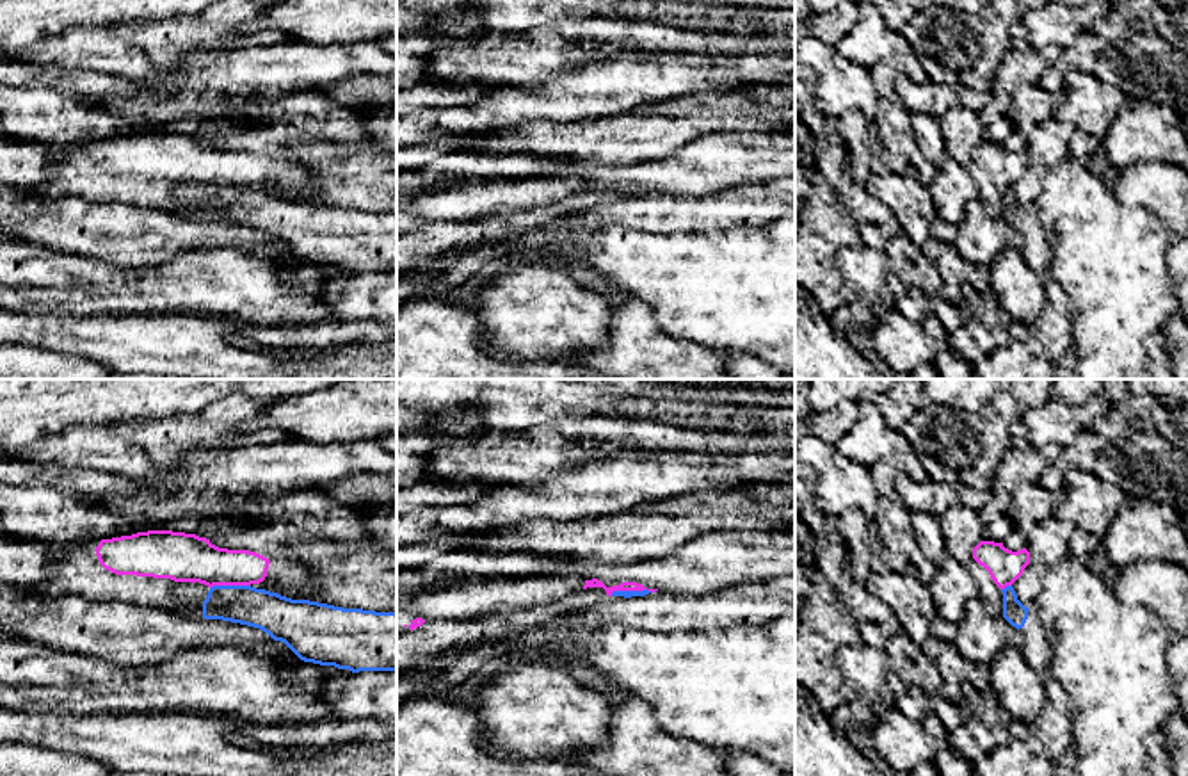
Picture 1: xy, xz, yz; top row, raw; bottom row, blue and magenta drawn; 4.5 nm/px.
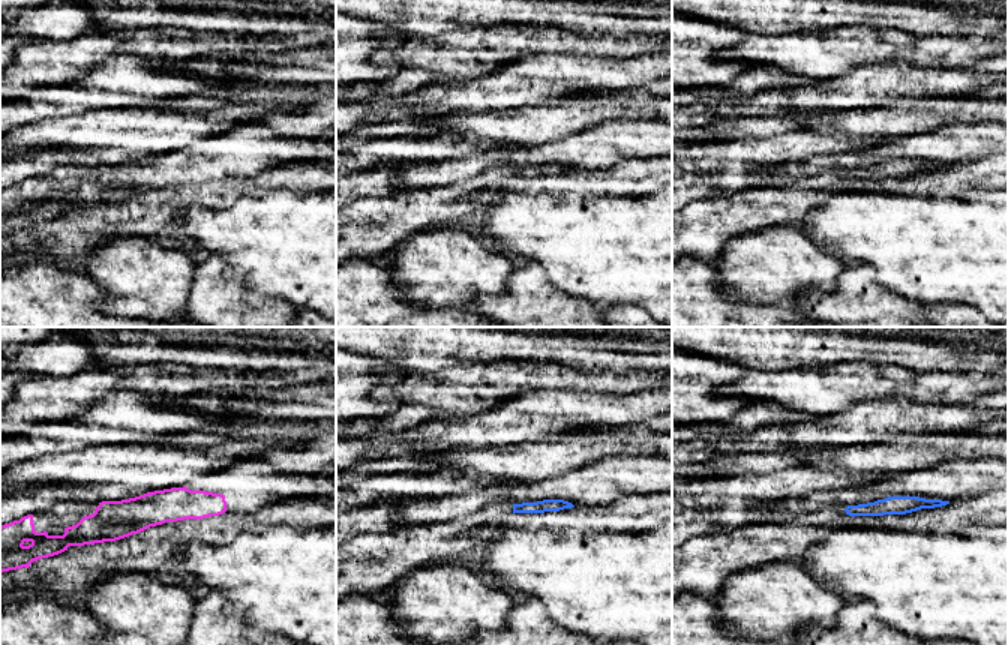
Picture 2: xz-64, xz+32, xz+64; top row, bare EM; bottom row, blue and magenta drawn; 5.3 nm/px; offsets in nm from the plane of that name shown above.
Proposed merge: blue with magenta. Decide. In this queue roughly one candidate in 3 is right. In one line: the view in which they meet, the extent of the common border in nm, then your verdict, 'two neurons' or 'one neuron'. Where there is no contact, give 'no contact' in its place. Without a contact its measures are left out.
meets blue in xz; contact 200 nm long; two neurons

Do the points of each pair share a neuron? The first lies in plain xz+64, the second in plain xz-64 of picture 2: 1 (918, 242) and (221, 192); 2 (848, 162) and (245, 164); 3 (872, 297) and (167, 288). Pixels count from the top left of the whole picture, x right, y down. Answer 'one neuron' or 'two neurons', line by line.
1: two neurons
2: one neuron
3: two neurons

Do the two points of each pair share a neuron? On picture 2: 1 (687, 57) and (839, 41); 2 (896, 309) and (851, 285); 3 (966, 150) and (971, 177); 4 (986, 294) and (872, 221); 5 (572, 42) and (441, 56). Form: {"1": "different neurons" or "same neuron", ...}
{"1": "different neurons", "2": "same neuron", "3": "different neurons", "4": "same neuron", "5": "same neuron"}

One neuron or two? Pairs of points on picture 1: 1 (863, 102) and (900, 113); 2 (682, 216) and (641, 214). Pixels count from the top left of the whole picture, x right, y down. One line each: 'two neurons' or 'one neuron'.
1: two neurons
2: one neuron

